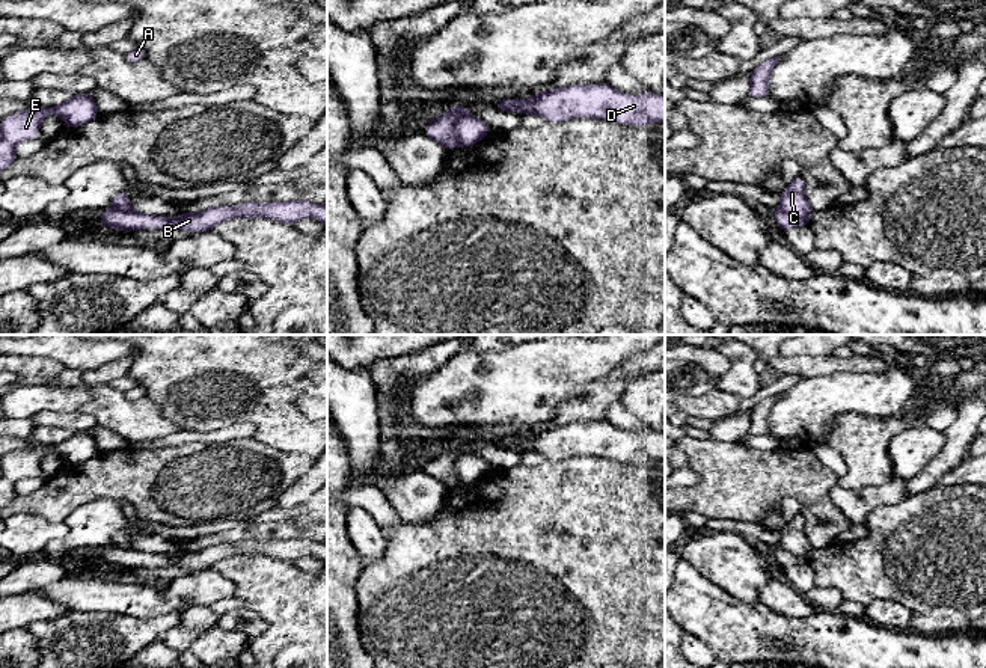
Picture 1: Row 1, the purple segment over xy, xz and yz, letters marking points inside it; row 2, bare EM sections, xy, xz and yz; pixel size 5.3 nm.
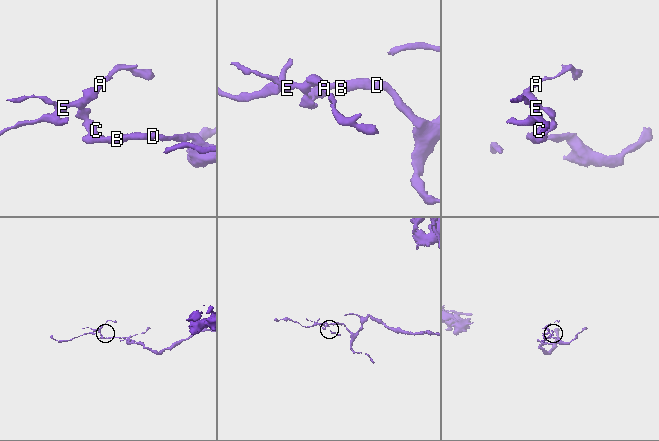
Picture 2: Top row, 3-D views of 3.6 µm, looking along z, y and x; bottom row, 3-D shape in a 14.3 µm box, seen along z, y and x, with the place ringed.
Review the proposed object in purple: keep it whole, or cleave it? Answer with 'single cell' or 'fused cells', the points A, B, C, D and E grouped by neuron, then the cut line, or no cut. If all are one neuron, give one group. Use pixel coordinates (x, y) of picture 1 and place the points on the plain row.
fused cells; groups A C E / B D; cut xz (472, 453), (463, 453), (454, 462), (453, 474), (457, 481)

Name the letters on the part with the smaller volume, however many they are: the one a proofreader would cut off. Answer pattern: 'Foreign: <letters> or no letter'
Foreign: A, C, E

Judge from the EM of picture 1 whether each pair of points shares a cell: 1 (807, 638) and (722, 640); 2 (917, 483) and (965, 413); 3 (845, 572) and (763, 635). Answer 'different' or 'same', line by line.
1: same
2: same
3: different

